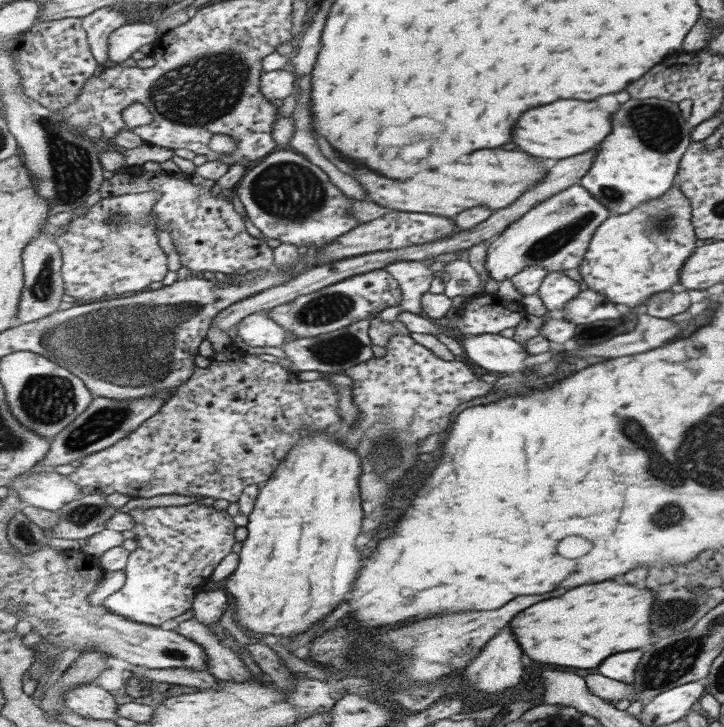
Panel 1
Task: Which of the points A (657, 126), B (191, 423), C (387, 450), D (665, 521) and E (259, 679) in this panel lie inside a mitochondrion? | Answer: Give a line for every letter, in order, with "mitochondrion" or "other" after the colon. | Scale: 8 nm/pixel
A: mitochondrion
B: other
C: mitochondrion
D: mitochondrion
E: other

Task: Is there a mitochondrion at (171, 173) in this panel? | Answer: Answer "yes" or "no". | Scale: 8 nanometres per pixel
no

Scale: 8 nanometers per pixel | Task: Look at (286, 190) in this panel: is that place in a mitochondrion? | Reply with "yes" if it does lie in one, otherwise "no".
yes

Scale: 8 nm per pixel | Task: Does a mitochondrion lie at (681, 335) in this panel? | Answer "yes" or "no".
no

